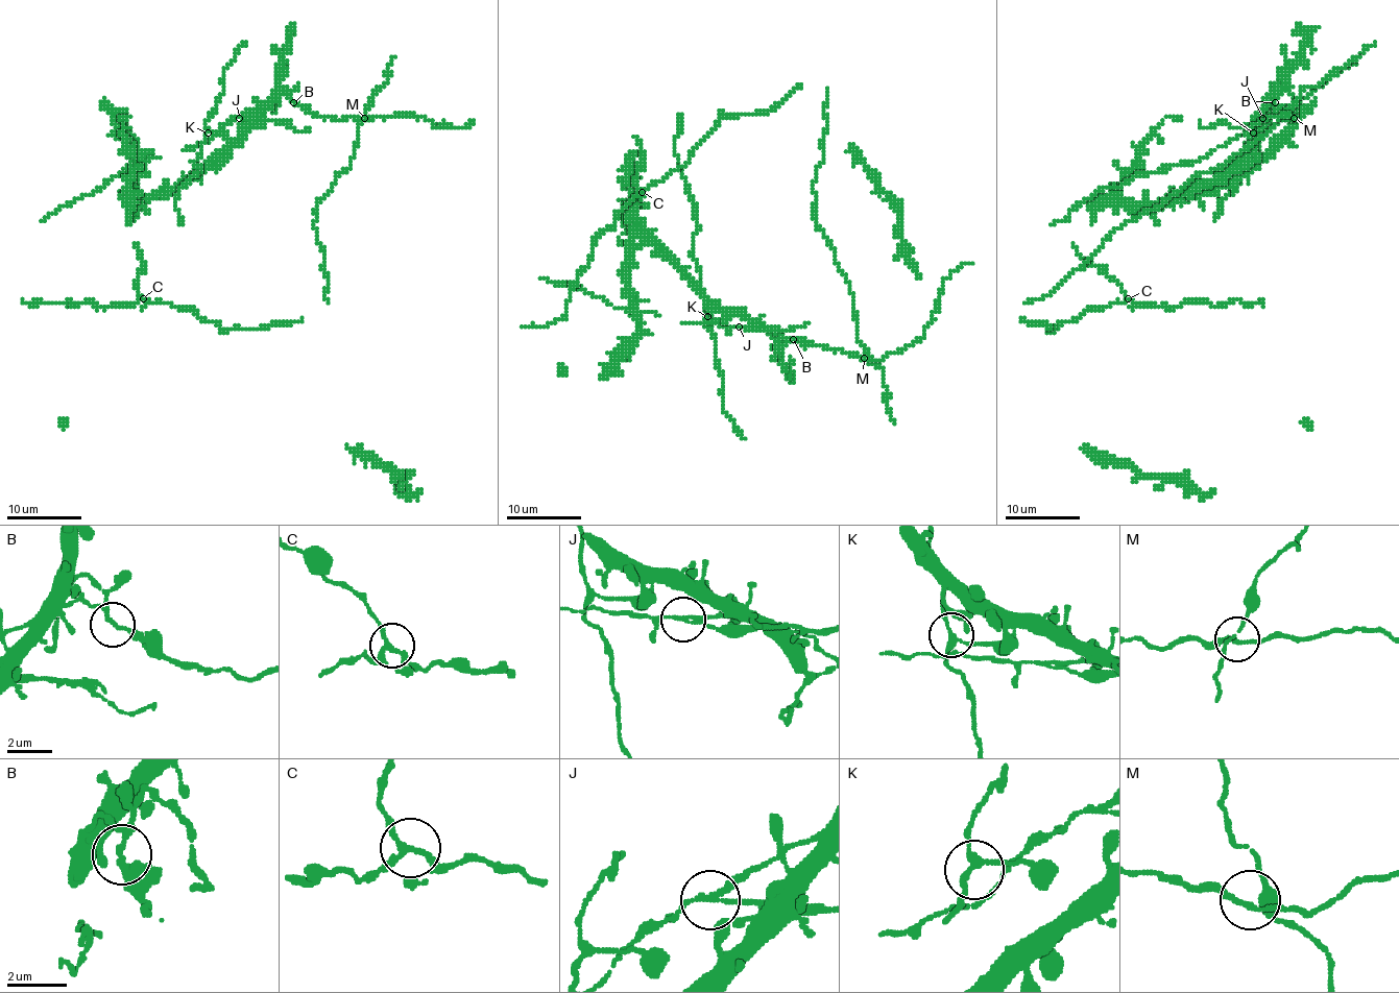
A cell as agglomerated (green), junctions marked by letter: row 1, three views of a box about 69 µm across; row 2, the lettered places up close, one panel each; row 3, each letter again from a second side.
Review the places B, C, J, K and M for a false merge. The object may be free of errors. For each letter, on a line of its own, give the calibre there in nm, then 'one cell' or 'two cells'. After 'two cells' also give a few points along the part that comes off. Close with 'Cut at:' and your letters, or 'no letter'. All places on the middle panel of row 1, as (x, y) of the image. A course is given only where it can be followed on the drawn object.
B: 160 nm | one cell
C: 190 nm | one cell
J: 160 nm | two cells | (739, 325), (750, 330), (786, 330), (807, 323)
K: 200 nm | one cell
M: 170 nm | one cell
Cut at: J

